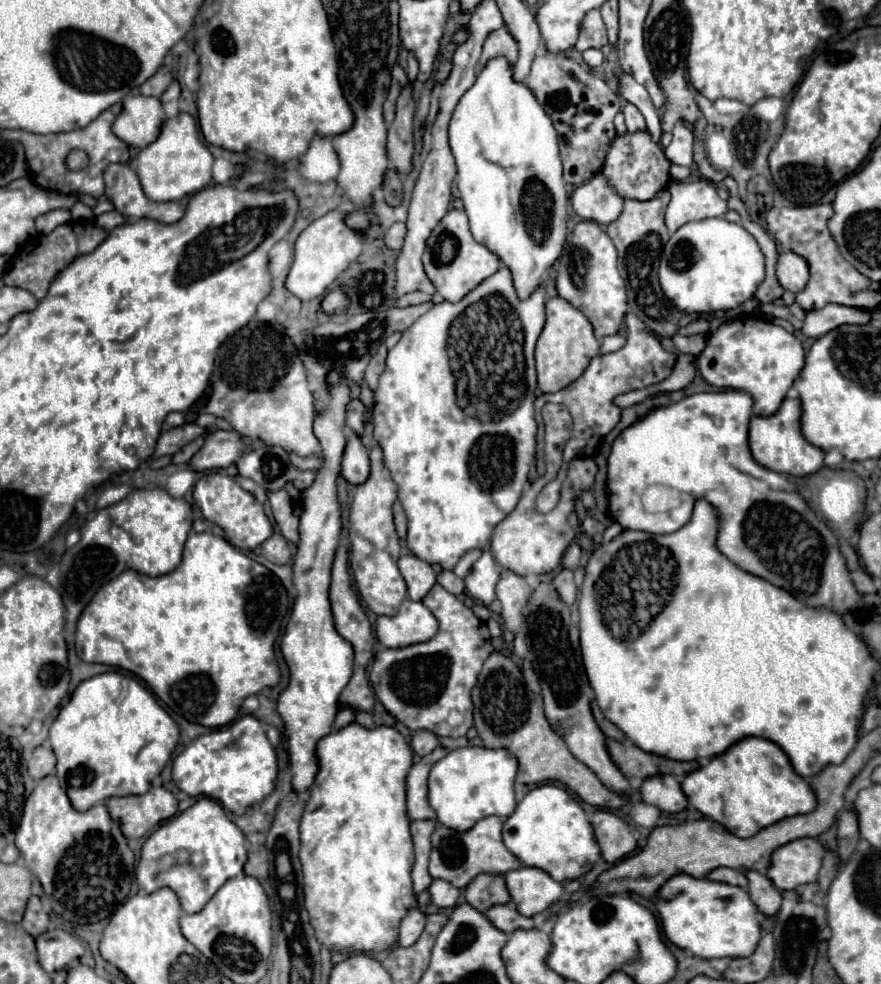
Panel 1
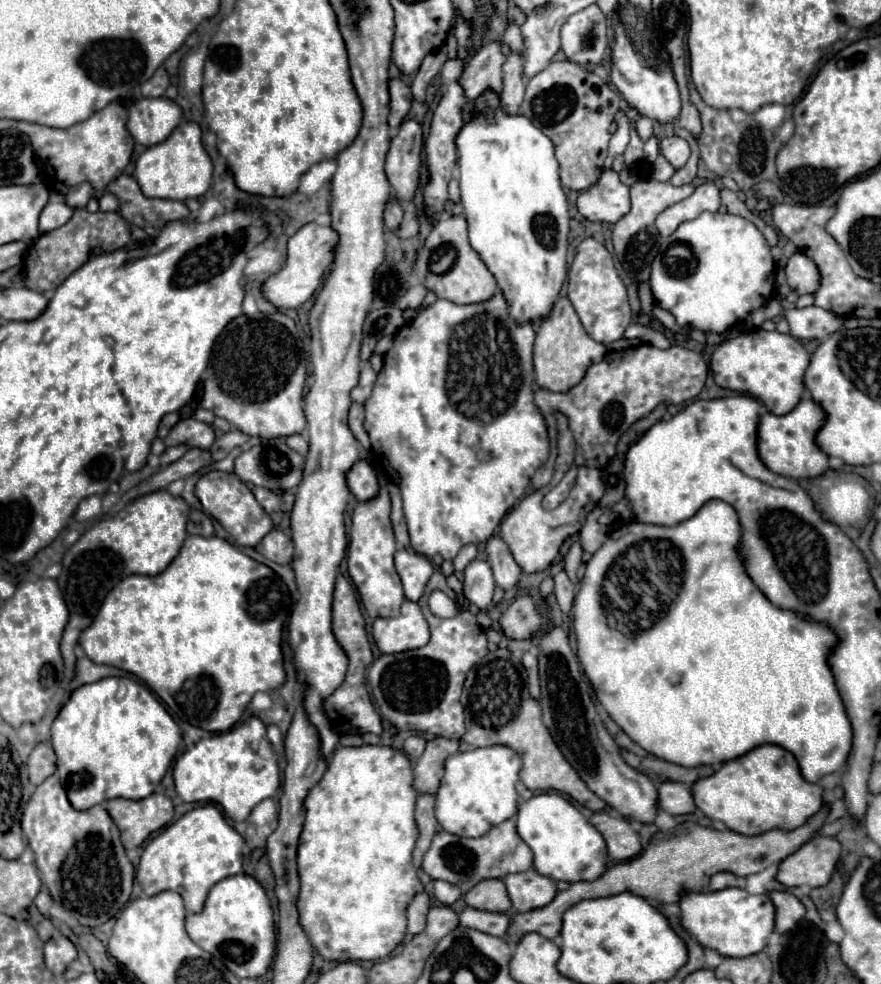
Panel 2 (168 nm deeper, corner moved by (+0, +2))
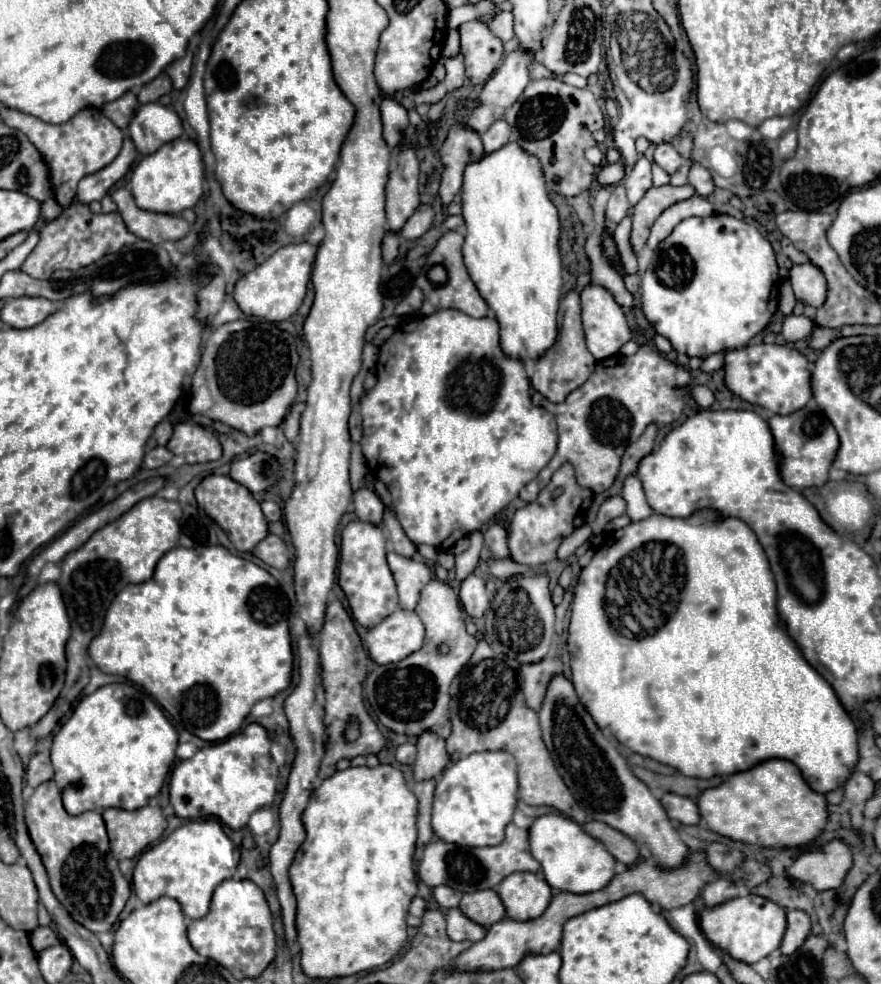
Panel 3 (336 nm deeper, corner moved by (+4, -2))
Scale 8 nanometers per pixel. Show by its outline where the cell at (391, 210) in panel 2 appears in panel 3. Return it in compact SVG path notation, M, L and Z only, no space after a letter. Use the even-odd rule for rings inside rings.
M388 233L384 237L382 255L384 255L386 265L392 265L392 261L396 261L396 257L398 257L398 235L396 233Z

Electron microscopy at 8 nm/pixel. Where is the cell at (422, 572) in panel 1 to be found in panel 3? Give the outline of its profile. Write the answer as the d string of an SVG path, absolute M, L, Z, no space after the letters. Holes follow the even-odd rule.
M388 553L388 565L396 581L398 597L400 597L400 607L402 609L414 609L420 597L422 587L432 579L430 569L422 561L406 559L396 553Z

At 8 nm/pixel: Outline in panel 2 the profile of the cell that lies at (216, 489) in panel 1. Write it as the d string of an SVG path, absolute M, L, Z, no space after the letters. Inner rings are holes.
M210 471L210 473L202 475L196 483L196 497L200 499L204 513L214 517L238 545L256 547L264 539L264 535L268 535L274 527L270 515L258 505L250 487L244 481L240 481L240 477L236 477L236 473Z

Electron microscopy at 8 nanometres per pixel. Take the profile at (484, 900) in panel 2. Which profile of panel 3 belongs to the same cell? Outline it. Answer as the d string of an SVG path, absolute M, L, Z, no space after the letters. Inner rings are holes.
M486 889L486 891L474 891L474 893L464 893L460 901L460 911L474 923L482 927L490 927L496 921L506 917L506 909L498 897L496 891Z

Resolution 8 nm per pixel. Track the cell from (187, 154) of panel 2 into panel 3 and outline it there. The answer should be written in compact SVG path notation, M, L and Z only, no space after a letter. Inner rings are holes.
M176 139L162 145L156 153L144 157L138 167L132 171L132 195L140 209L148 209L152 213L176 213L180 215L184 209L192 209L202 197L204 189L204 163L198 151L198 145L190 139Z

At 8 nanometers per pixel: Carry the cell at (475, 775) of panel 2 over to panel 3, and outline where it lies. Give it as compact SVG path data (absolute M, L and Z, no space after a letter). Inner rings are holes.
M506 751L472 753L448 769L436 783L432 829L438 839L460 847L498 845L516 809L516 761Z

